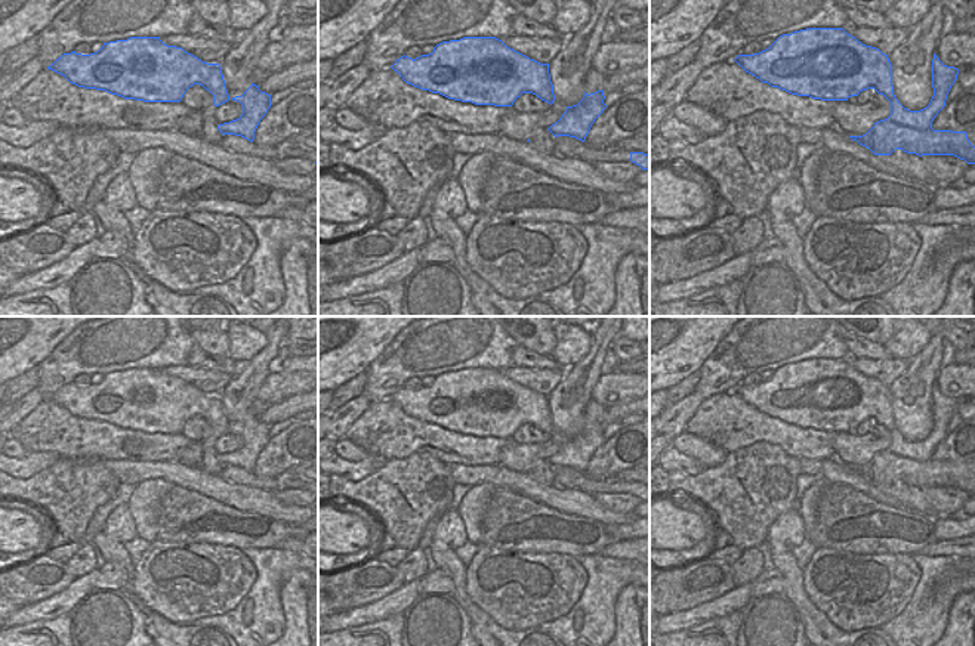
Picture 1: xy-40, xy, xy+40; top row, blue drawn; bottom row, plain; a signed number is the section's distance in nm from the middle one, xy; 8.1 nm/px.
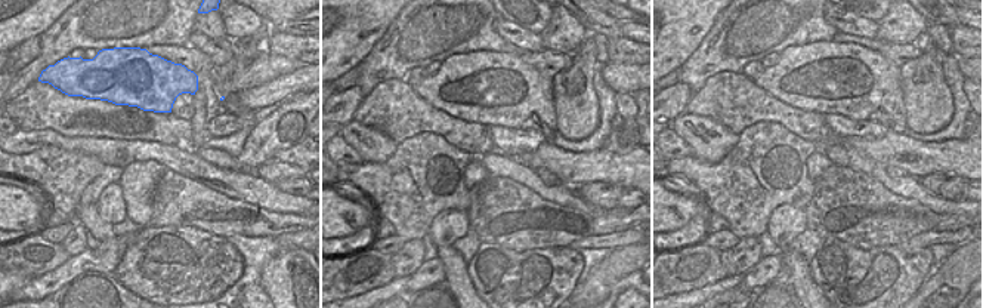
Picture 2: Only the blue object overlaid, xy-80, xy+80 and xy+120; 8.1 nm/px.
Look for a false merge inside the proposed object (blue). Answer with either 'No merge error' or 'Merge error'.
Merge error.

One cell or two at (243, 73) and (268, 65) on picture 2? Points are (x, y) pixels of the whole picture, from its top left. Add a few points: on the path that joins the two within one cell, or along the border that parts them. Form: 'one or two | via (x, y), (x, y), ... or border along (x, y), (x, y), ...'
one | via (249, 73), (262, 68)

